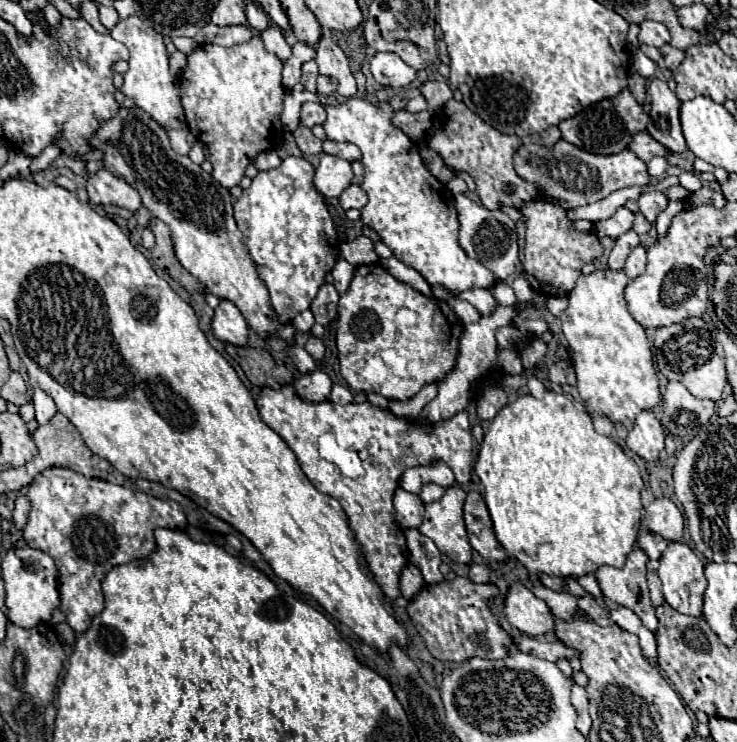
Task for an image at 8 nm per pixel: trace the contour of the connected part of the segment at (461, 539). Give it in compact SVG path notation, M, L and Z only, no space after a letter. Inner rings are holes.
M449 486L441 500L425 504L425 516L419 532L435 542L453 562L471 562L471 546L463 522L465 492L459 486Z

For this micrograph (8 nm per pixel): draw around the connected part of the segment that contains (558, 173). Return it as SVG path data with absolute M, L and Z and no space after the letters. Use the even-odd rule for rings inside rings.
M559 140L555 146L539 146L539 144L523 144L515 156L513 156L515 172L539 186L543 190L543 196L551 202L559 202L565 210L587 206L591 202L597 202L611 192L627 186L645 186L649 184L651 176L647 174L647 166L643 160L639 160L633 152L623 150L619 154L591 154L585 152L565 140Z

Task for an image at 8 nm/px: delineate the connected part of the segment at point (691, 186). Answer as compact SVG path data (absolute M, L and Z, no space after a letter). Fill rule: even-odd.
M685 172L685 174L681 174L681 176L679 176L679 182L681 182L683 188L687 188L687 190L691 190L691 192L697 192L697 190L703 186L703 182L699 180L699 176L697 176L695 172Z

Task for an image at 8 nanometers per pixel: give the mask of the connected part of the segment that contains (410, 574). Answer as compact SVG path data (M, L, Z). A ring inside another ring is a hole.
M409 562L401 574L401 580L399 580L399 588L401 588L401 594L403 598L411 600L423 586L423 576L421 576L421 570Z

